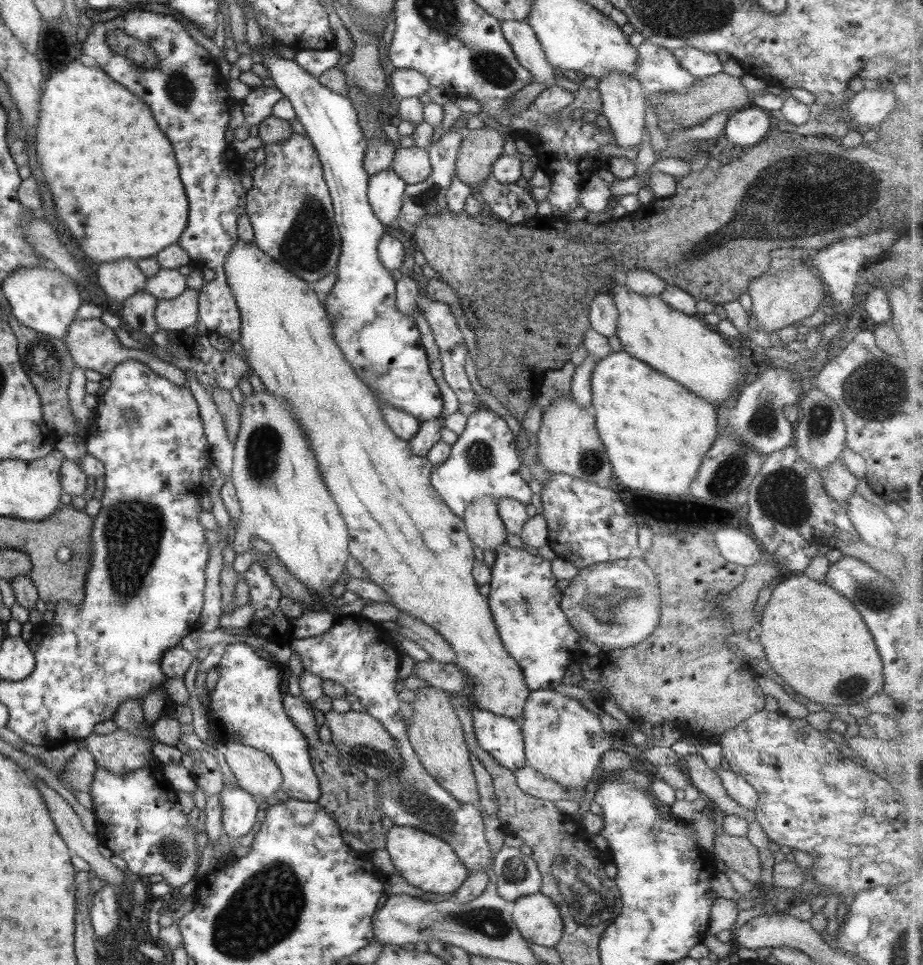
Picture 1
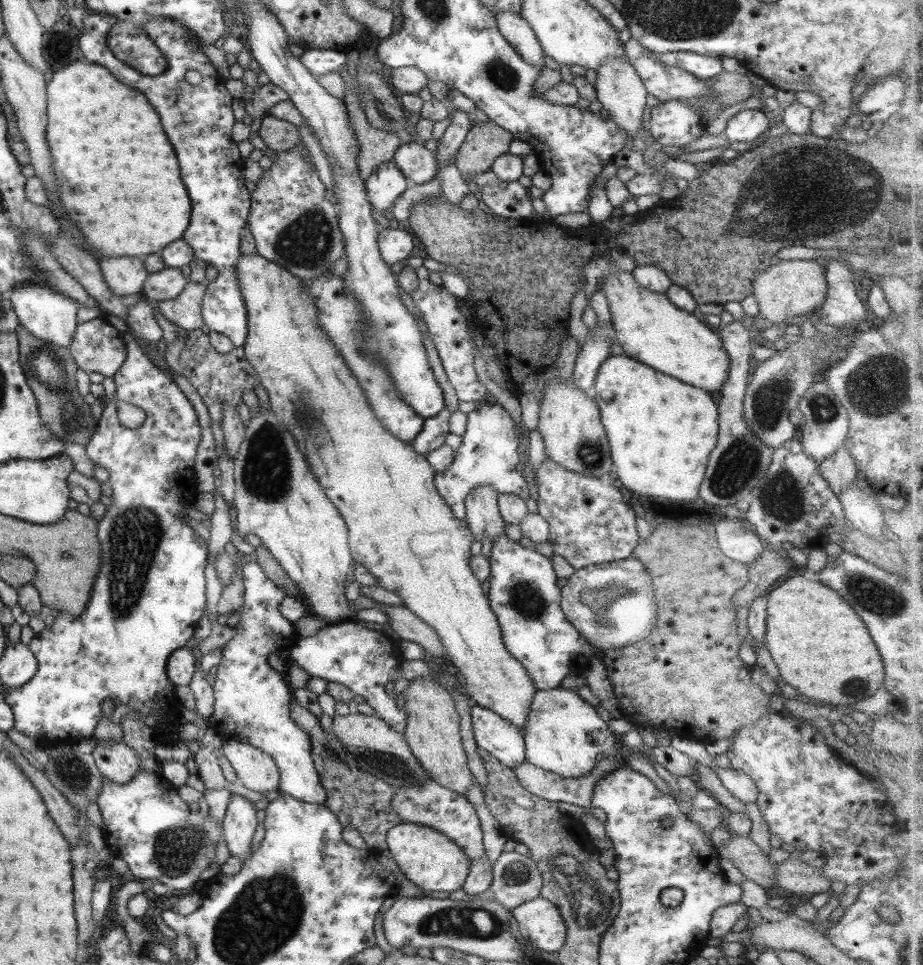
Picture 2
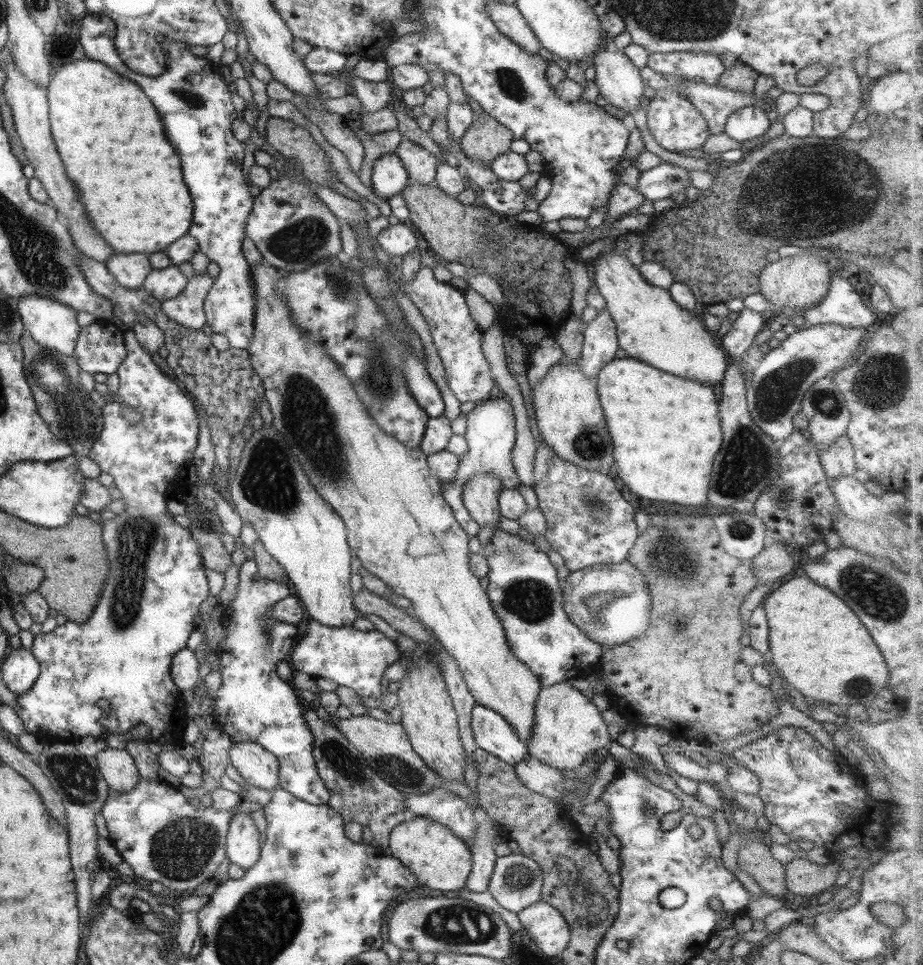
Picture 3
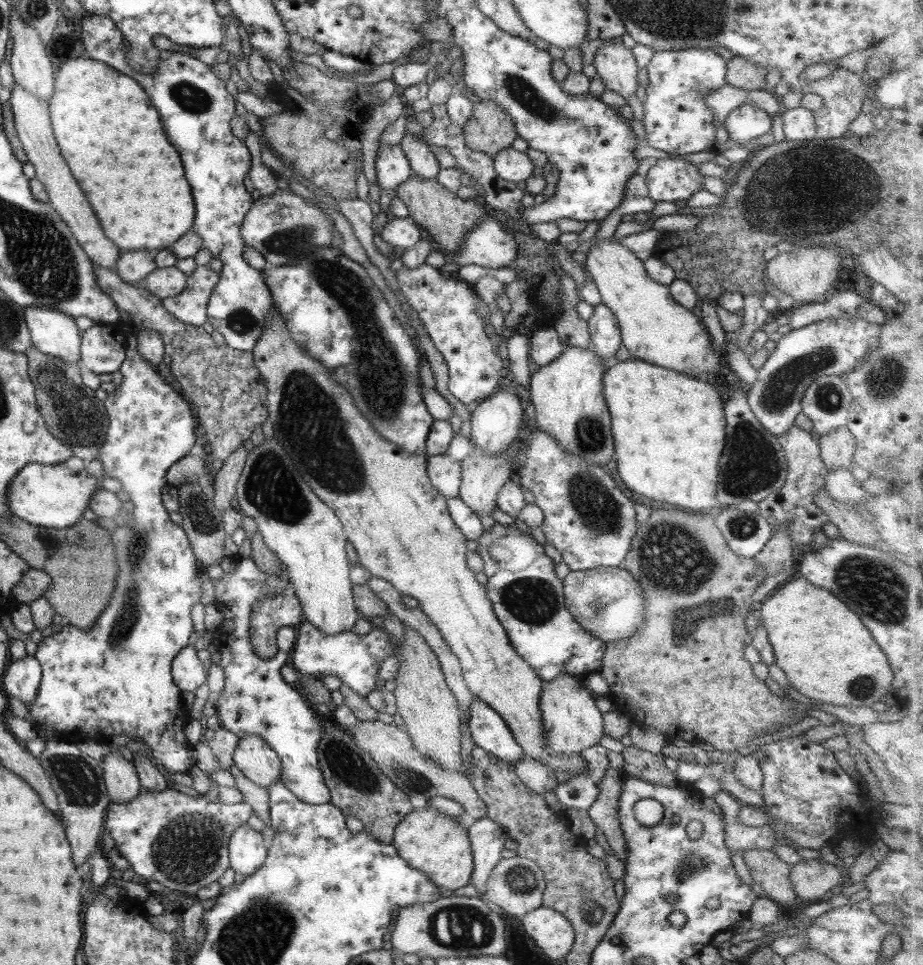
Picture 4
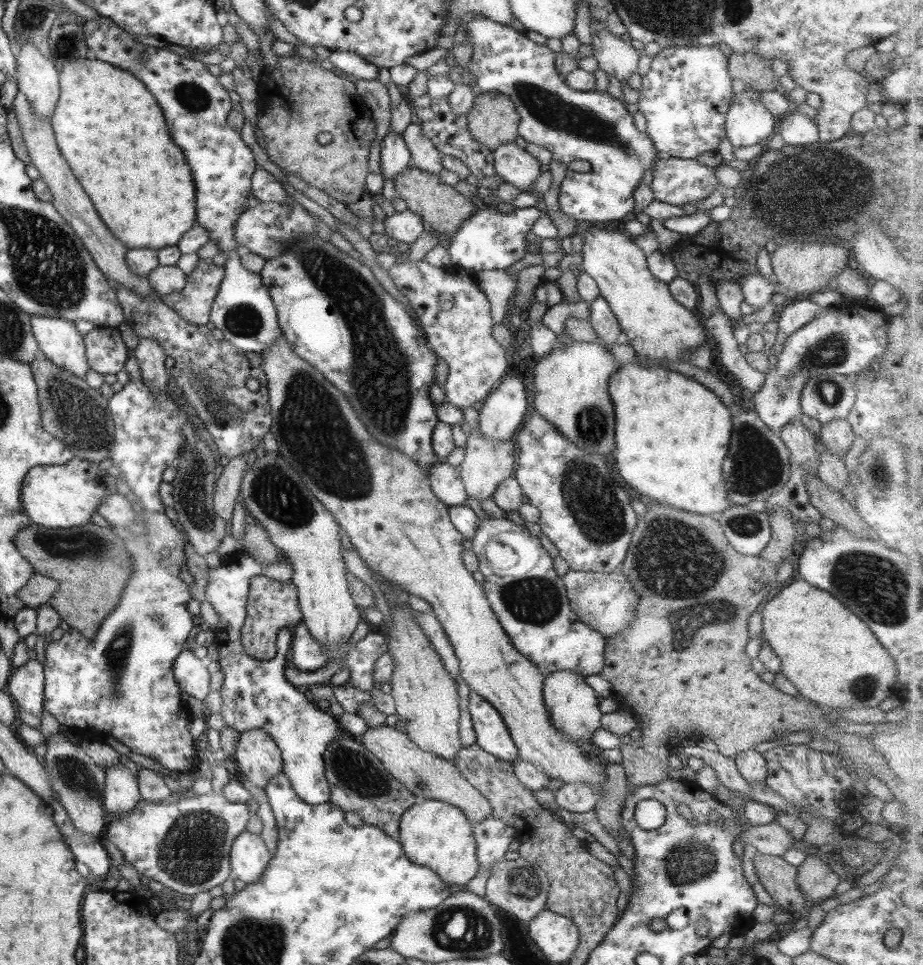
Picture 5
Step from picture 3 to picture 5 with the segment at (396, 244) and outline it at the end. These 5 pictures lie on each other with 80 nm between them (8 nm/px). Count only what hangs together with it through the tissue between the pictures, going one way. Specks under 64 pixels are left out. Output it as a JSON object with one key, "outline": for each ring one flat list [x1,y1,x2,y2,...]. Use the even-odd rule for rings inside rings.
{"outline":[[407,209,384,218,384,233,409,246,426,230,422,220]]}

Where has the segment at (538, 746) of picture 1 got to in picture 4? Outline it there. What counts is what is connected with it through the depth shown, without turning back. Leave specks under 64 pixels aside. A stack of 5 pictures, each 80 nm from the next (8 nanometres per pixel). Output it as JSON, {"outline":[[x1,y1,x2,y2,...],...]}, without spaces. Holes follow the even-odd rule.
{"outline":[[563,675,557,679,542,681,538,700,540,717,545,732,544,748,553,754,577,754,593,745,598,745,603,737,602,713,595,707,589,690,581,678]]}

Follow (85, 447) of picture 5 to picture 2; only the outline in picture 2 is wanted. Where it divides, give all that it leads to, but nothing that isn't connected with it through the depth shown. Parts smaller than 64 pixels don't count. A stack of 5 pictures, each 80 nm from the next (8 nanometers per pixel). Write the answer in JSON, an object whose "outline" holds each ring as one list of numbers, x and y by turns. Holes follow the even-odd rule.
{"outline":[[17,326,17,361,25,373,27,386,38,404,38,415,43,424,54,434,55,438,65,442,86,445,98,420,89,412,89,405,75,391,75,373,78,368,67,347,48,343]]}

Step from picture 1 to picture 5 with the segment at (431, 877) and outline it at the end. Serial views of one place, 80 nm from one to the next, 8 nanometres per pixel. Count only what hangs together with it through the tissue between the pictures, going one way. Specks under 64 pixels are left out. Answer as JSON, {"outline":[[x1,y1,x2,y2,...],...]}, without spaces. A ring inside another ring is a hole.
{"outline":[[431,799,410,806,399,819,395,839,409,862,435,872,439,881,447,886,463,886,477,874,479,867,471,824,458,808,450,804]]}

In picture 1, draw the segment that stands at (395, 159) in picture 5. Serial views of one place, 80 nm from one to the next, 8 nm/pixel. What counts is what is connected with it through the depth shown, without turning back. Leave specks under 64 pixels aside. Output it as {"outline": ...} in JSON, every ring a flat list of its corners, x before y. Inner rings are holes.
{"outline":[[391,168,368,176,366,197,381,224,389,225,398,220,406,186]]}

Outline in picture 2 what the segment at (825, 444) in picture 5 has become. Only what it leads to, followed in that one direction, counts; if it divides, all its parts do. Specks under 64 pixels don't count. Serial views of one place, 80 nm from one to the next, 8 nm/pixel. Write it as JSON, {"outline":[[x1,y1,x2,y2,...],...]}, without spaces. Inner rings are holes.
{"outline":[[840,446,829,458,818,463,818,469,836,497,850,482,856,480,857,467,844,446]]}

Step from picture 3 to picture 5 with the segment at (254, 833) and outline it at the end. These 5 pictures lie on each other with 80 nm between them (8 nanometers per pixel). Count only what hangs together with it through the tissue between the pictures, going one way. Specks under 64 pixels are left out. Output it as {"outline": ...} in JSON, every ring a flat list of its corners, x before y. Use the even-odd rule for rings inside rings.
{"outline":[[240,832,230,846,230,873,245,884,257,880,267,866,271,854,258,834]]}

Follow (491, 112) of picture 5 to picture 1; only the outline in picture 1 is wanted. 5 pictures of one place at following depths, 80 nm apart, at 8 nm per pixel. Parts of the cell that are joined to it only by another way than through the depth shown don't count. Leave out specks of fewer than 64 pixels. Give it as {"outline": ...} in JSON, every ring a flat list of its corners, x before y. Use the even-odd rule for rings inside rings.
{"outline":[[483,127,479,130,463,130,454,165,457,178,474,193,483,185,483,181,491,175,490,168,495,160,502,156,505,137,505,135,499,134,489,127]]}

